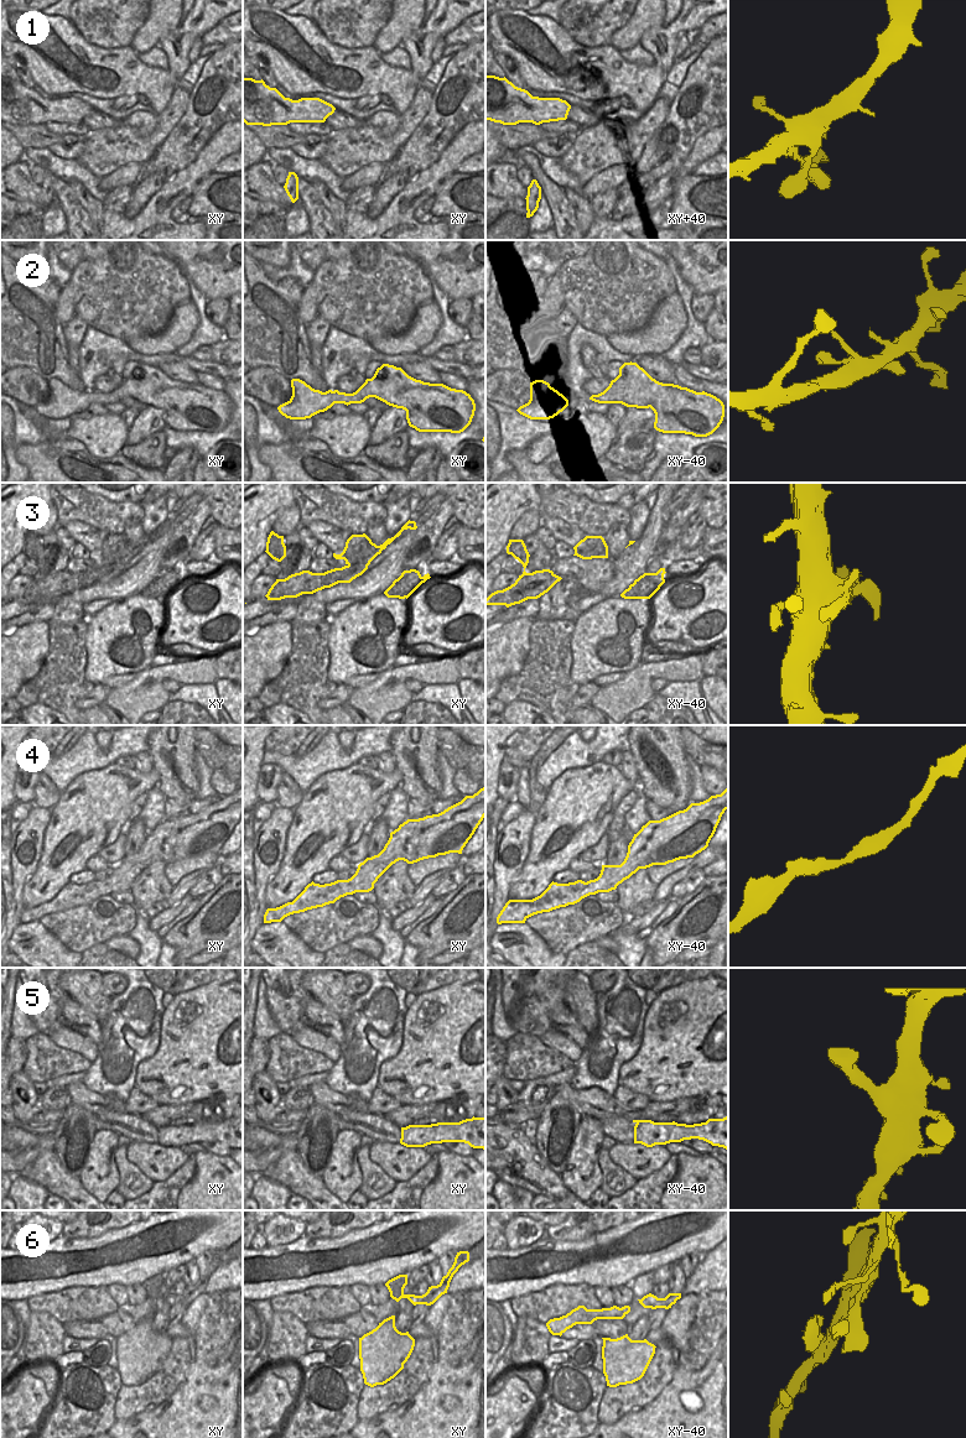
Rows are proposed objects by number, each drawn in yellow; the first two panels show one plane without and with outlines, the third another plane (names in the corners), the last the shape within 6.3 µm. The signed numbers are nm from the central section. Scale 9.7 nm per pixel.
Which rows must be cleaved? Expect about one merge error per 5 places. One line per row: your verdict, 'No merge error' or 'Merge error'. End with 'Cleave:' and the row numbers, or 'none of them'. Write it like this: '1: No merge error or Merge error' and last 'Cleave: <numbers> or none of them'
1: No merge error
2: No merge error
3: No merge error
4: No merge error
5: No merge error
6: No merge error
Cleave: none of them.

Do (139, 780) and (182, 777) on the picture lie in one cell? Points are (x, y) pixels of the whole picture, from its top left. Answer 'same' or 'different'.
different

